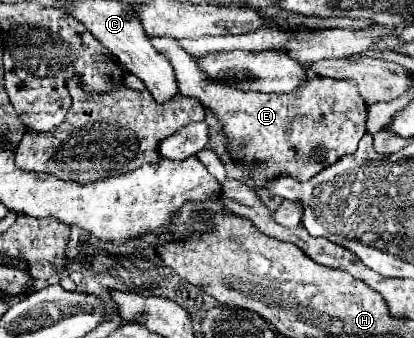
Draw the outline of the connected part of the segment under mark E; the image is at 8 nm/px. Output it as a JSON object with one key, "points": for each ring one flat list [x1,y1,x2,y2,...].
{"points":[[149,37,151,45,155,47,157,53,165,55,167,61,171,63,177,79,177,89,187,95,187,97,197,97,207,109,213,109,221,123,225,125,225,135,229,143,229,153,235,159,245,159,245,161,263,161,267,167,261,173,255,173,253,185,257,189,265,187,265,179,281,173,289,173,301,181,311,179,319,171,323,171,327,165,333,165,337,159,343,155,357,151,359,139,367,133,365,131,365,117,367,117,367,103,361,97,357,83,351,79,331,79,331,77,315,77,301,87,301,91,291,91,291,93,253,93,253,91,237,91,235,87,225,87,225,83,219,83,215,79,209,79,205,71,201,71,197,59,189,53,185,53,179,47,177,39,169,37]]}

